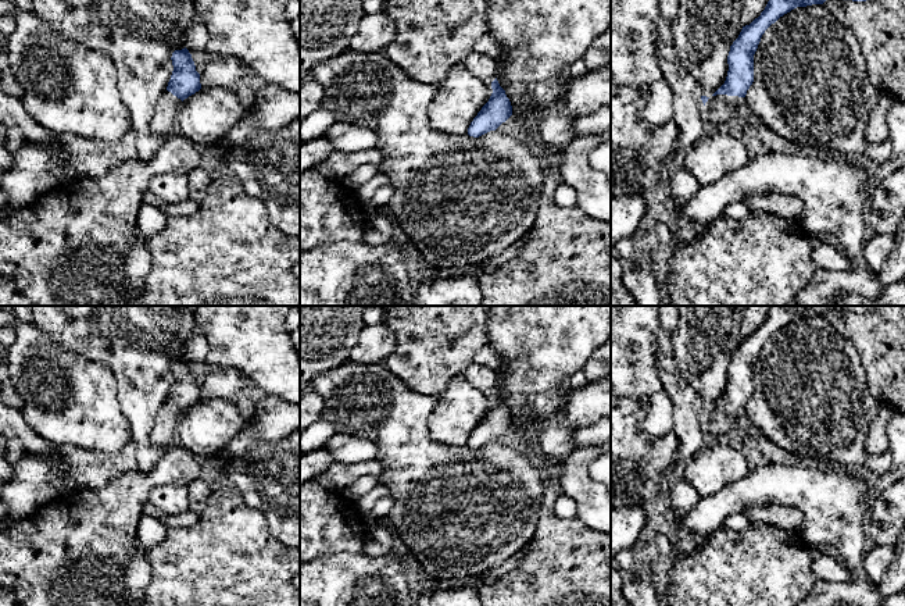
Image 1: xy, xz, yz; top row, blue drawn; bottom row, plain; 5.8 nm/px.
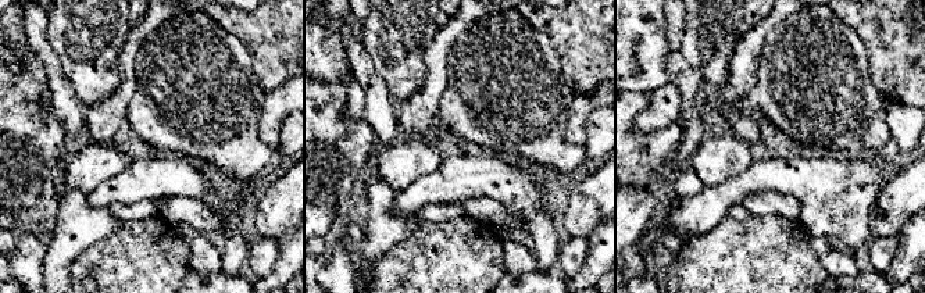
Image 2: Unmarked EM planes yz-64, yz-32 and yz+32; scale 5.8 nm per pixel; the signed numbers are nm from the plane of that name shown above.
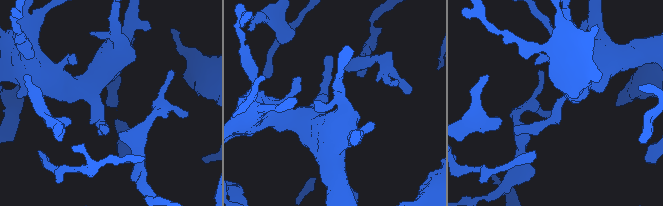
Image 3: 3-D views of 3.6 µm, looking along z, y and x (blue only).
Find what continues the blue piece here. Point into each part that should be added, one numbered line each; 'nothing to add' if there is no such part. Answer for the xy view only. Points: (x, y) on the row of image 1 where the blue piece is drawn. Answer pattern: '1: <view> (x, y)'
1: xy (167, 107)

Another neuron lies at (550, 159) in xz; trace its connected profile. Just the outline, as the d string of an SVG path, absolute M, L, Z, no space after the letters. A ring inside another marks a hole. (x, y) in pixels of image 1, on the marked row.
M541 142L543 153L540 156L547 171L559 164L559 156L557 152L552 152L544 142Z

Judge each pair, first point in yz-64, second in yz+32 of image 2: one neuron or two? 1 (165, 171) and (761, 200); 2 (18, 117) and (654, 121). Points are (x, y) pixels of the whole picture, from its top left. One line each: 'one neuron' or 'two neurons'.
1: two neurons
2: two neurons

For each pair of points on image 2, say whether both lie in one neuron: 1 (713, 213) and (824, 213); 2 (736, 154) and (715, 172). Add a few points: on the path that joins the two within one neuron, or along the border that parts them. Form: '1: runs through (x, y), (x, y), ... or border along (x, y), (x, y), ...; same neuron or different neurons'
1: runs through (740, 186), (750, 181), (792, 181), (796, 185); same neuron
2: runs through (731, 157), (720, 167); same neuron

